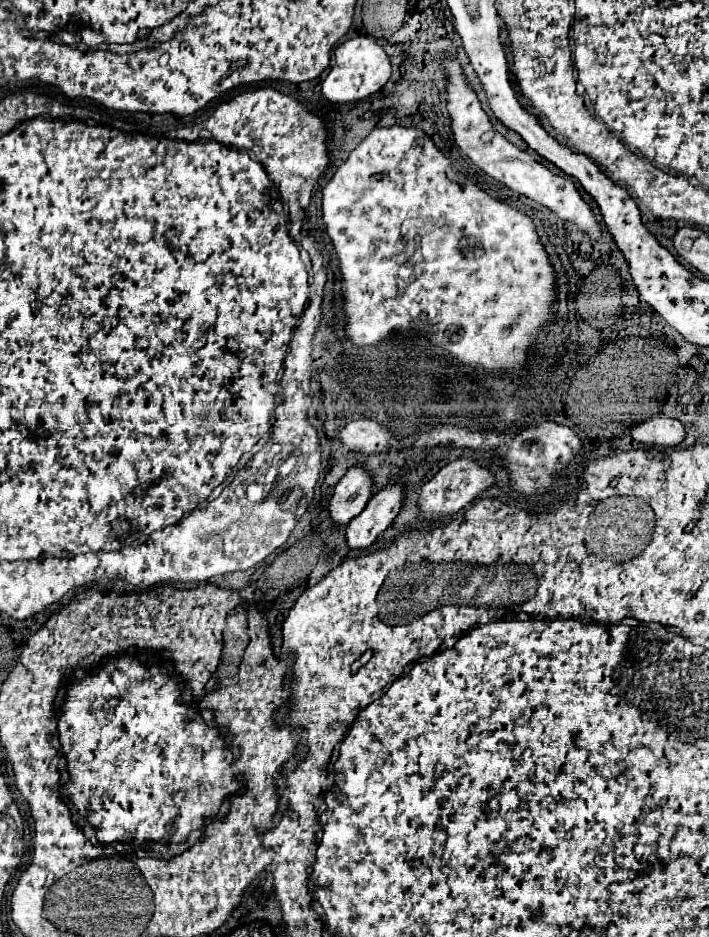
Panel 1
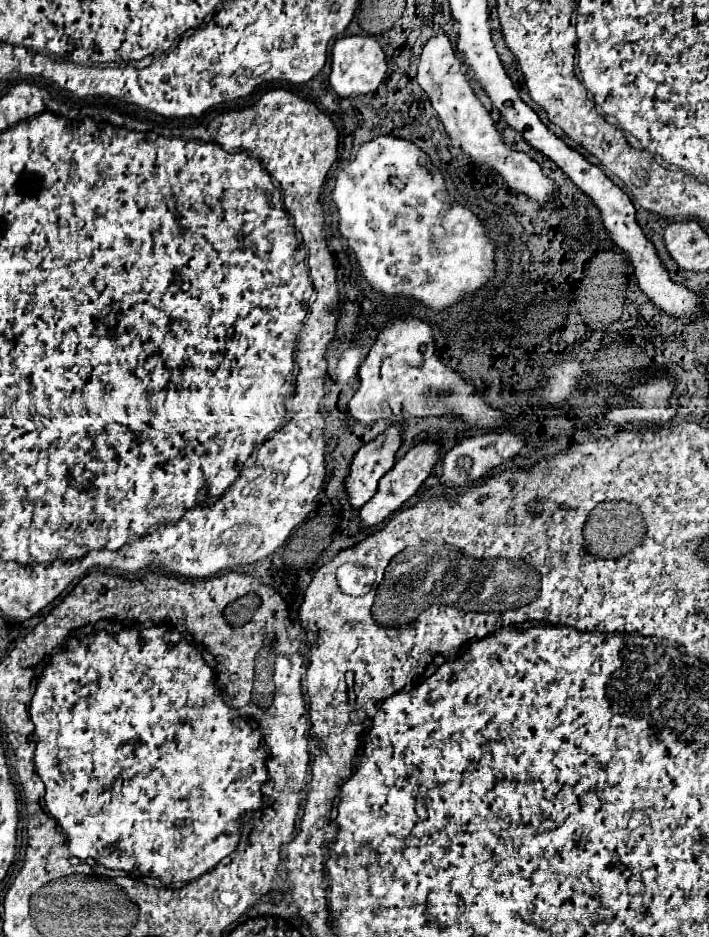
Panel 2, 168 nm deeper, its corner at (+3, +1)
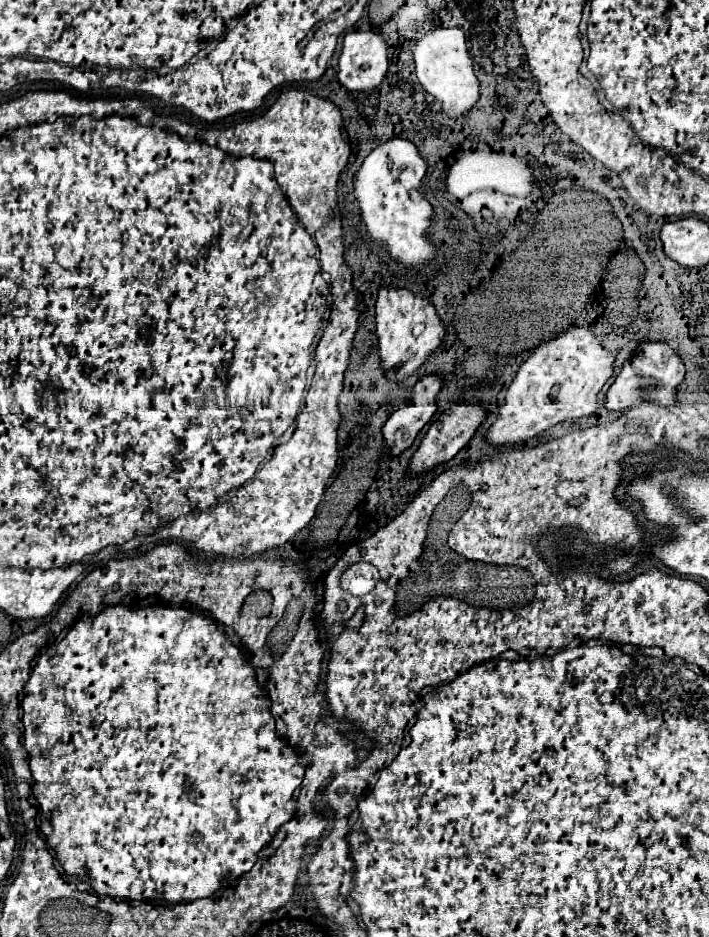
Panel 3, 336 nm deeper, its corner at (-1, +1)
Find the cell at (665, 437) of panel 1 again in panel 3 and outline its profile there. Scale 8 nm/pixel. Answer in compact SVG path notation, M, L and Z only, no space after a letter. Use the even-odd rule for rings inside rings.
M646 341L632 361L624 363L620 375L616 377L614 385L606 393L604 407L608 411L624 411L636 407L640 403L656 403L656 405L674 405L676 403L676 389L684 381L684 363L674 353L674 349L666 343L652 343Z

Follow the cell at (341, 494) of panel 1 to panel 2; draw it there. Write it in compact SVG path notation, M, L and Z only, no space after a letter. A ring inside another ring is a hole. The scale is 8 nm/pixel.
M392 425L356 453L350 475L346 479L352 507L362 507L370 497L374 497L380 477L384 477L394 467L396 451L400 445L402 425Z

